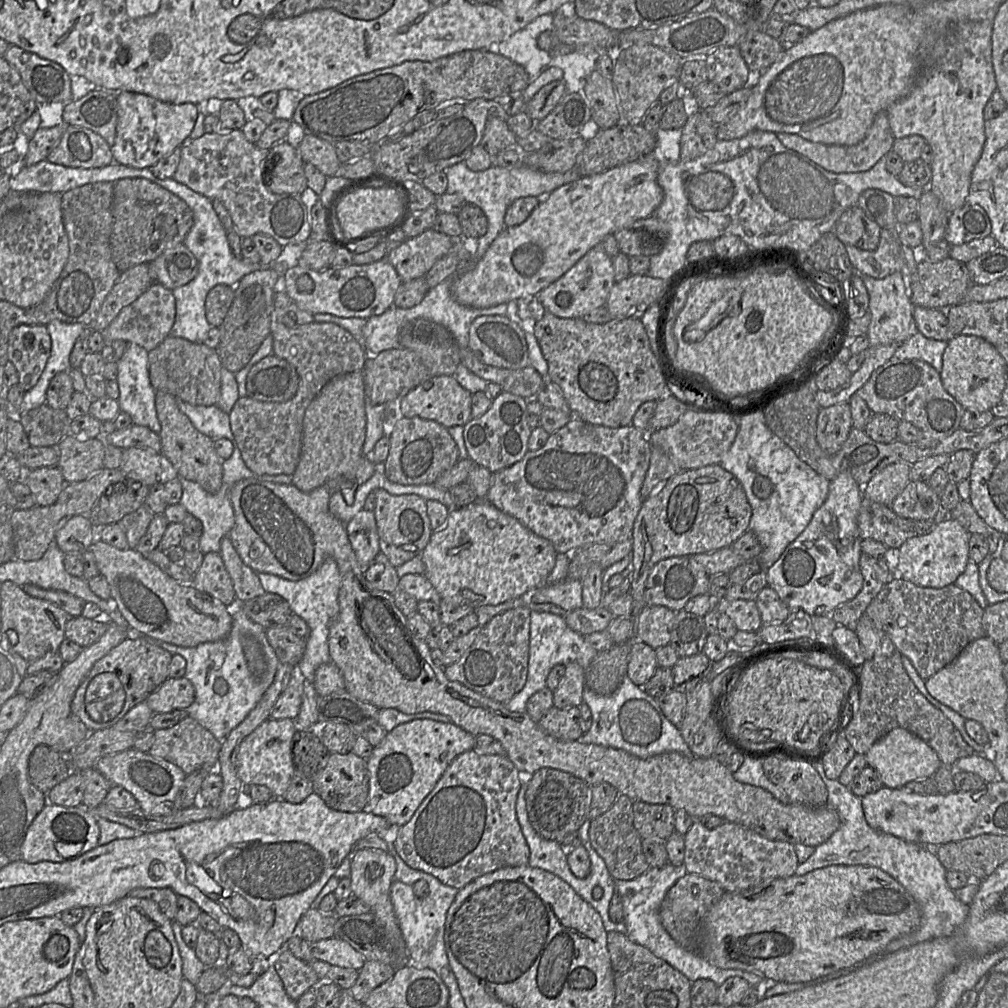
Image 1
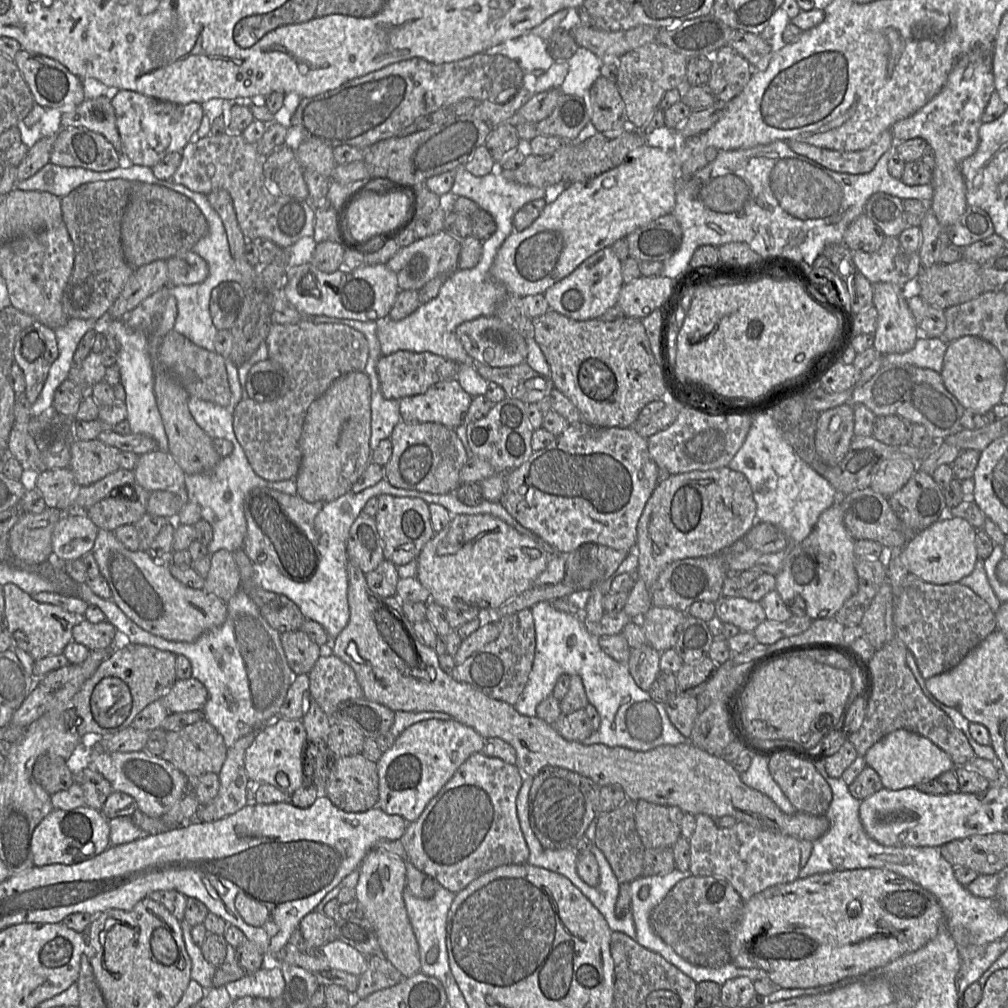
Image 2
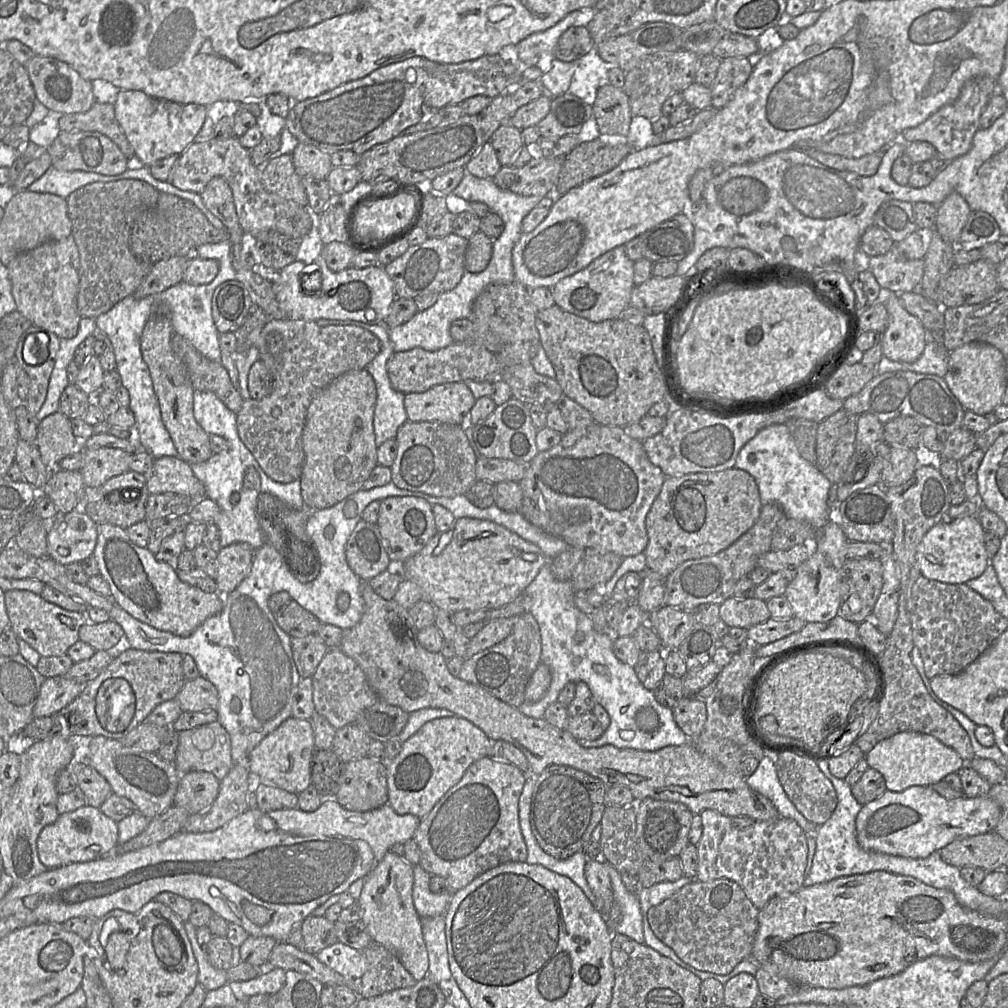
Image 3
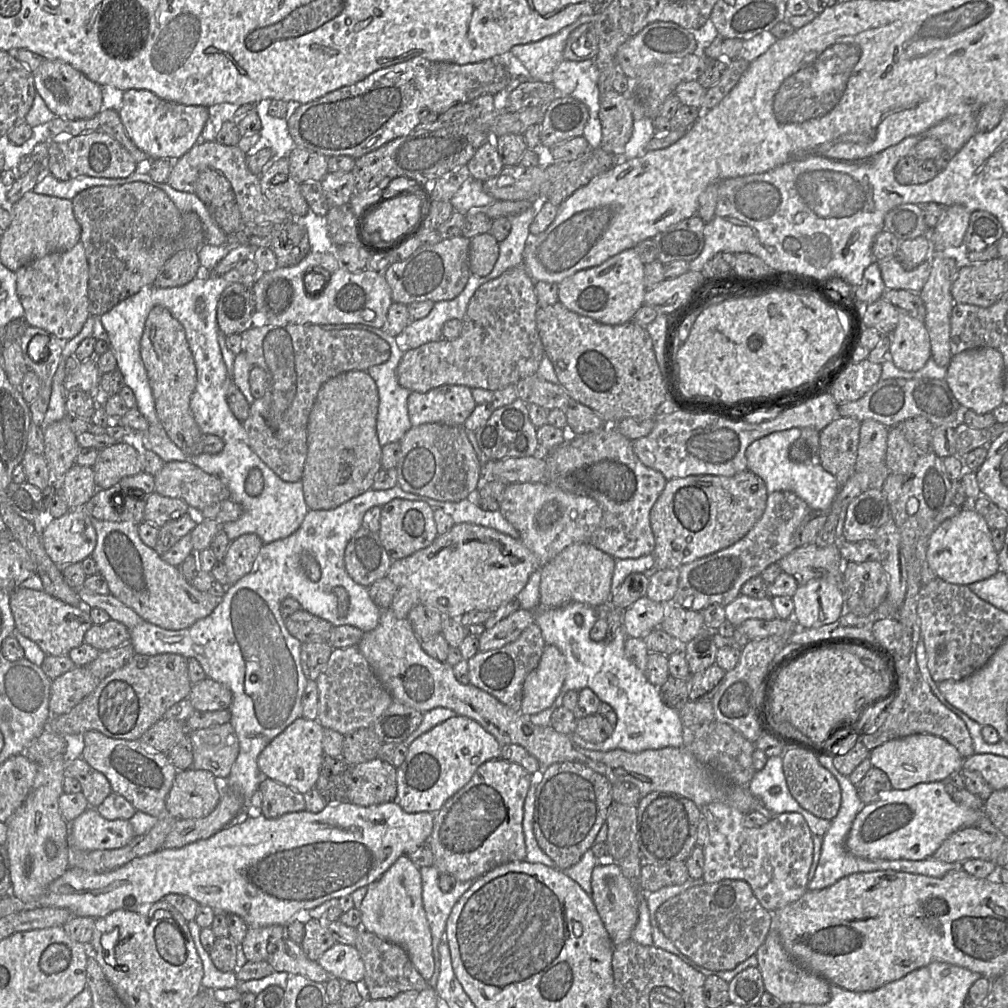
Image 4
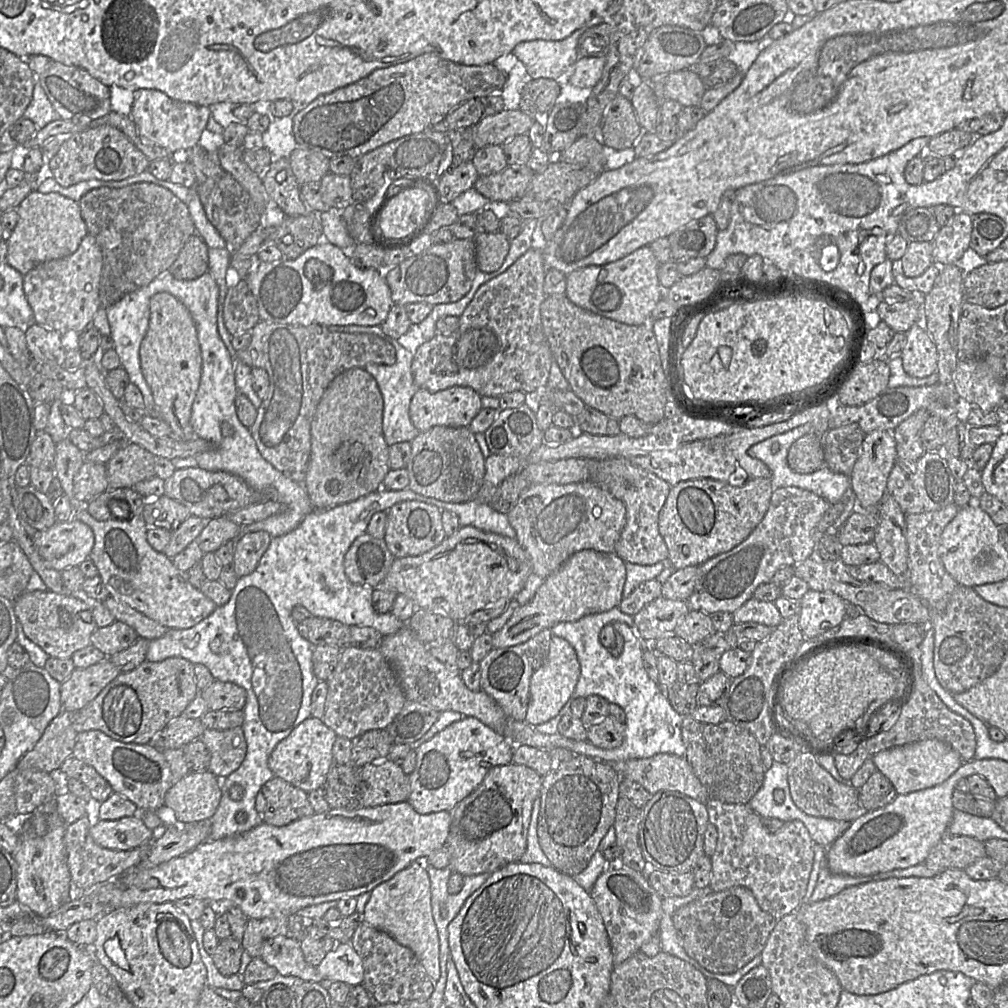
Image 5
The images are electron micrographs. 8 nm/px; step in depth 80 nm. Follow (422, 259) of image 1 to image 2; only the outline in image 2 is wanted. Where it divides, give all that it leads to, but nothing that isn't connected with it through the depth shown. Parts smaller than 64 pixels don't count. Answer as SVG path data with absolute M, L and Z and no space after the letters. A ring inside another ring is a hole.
M442 230L401 247L387 265L395 273L400 290L419 290L431 279L437 276L450 276L458 270L460 251L461 240Z

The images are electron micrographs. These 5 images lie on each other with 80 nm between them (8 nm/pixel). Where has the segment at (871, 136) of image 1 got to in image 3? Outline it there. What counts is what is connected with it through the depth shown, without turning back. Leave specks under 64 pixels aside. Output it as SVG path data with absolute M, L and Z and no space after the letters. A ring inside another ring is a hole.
M883 147L874 153L857 159L835 154L827 154L814 149L804 151L804 153L830 168L840 171L854 172L860 176L872 176L877 172L887 148L888 147Z

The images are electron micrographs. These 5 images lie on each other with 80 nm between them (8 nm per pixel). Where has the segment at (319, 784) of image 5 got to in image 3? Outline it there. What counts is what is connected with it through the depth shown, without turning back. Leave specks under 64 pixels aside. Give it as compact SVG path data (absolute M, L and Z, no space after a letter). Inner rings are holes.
M290 717L250 752L249 771L253 780L261 780L299 794L311 785L311 765L315 751L314 731L310 721Z

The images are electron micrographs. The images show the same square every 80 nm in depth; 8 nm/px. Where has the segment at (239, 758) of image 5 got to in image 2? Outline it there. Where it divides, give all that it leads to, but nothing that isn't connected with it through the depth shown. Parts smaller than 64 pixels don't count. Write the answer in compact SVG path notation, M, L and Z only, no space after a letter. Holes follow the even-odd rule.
M207 720L195 722L180 730L166 731L166 746L161 757L172 763L188 779L222 769L227 755L227 746L218 730Z

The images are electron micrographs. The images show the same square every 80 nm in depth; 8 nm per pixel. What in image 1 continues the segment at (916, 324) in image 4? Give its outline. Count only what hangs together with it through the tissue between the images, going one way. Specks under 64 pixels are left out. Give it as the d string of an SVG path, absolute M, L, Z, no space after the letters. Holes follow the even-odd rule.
M895 272L883 279L875 279L870 276L861 275L869 294L869 312L871 321L867 336L870 346L888 345L893 342L904 343L917 331L916 322L913 317L913 307L908 297L908 281L900 272Z

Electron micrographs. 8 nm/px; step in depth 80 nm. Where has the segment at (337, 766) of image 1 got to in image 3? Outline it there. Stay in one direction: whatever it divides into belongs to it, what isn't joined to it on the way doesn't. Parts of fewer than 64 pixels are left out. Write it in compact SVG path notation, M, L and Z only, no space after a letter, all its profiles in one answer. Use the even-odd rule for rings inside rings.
M369 756L346 762L334 799L345 809L358 812L387 804L386 764Z

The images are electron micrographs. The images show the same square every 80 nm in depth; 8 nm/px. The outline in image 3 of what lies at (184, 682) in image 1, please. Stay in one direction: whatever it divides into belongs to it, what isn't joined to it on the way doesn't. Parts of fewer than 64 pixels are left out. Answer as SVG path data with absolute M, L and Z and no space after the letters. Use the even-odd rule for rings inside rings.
M199 676L187 680L175 700L183 712L216 710L219 695L216 687L206 678Z

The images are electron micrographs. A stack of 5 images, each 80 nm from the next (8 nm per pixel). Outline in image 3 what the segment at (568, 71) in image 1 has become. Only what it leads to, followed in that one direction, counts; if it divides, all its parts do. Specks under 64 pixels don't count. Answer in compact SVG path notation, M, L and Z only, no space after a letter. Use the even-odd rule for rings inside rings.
M595 48L592 49L576 59L576 70L567 93L592 106L599 88L610 83L608 72L612 66L599 56Z

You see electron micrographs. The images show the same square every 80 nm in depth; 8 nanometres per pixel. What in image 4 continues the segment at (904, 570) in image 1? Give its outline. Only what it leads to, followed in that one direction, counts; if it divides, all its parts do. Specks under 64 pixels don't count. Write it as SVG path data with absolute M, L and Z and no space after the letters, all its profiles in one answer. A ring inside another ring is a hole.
M972 503L943 522L930 536L926 560L936 578L959 585L970 585L993 576L1000 570L998 553L992 543L992 530L985 519L972 508Z

